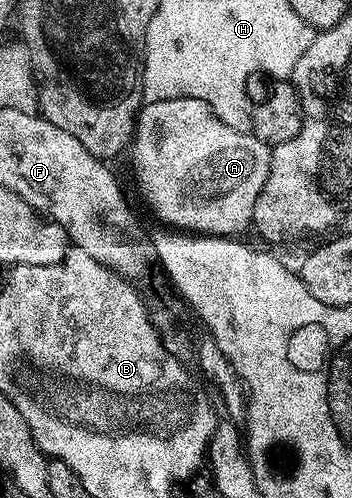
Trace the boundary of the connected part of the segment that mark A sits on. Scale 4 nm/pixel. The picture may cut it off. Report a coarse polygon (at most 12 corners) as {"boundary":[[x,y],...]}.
{"boundary":[[192,97],[148,100],[129,149],[168,228],[243,235],[272,146]]}

